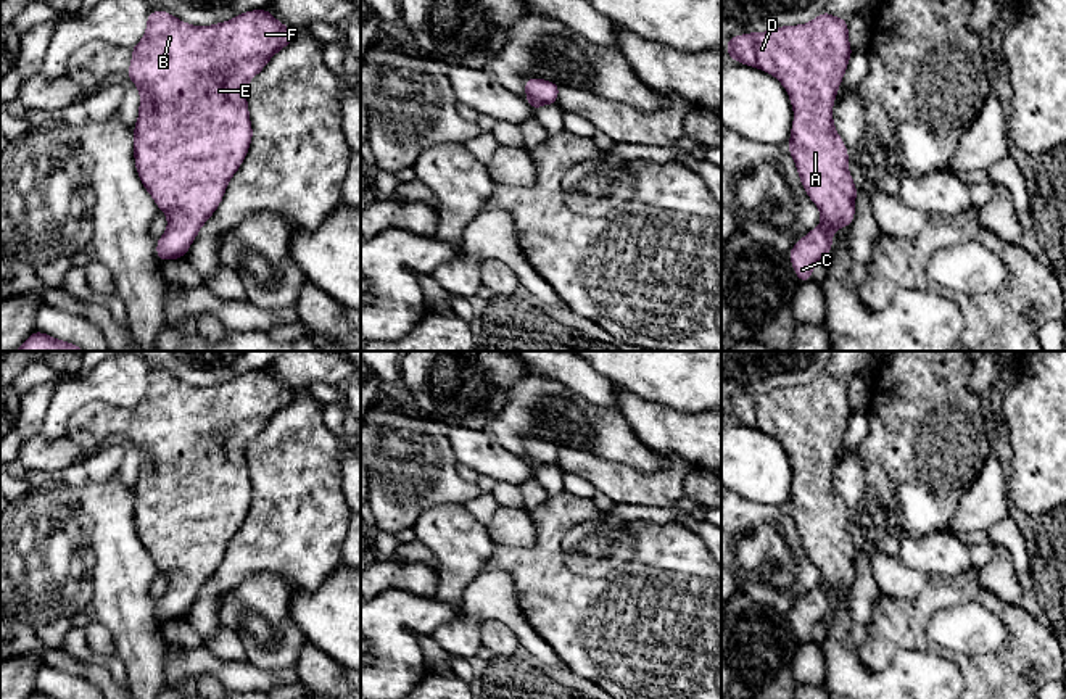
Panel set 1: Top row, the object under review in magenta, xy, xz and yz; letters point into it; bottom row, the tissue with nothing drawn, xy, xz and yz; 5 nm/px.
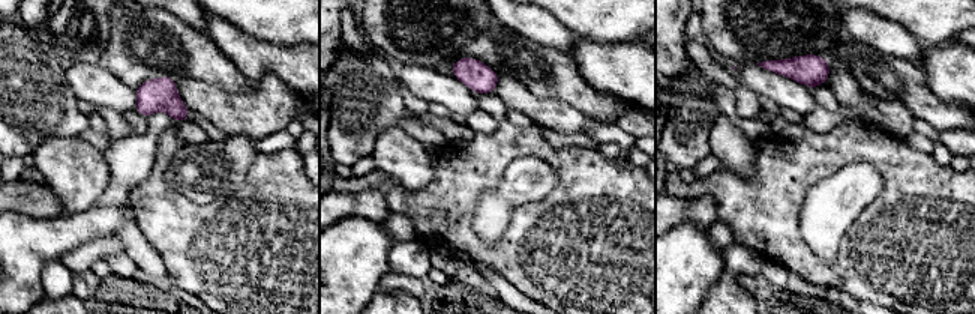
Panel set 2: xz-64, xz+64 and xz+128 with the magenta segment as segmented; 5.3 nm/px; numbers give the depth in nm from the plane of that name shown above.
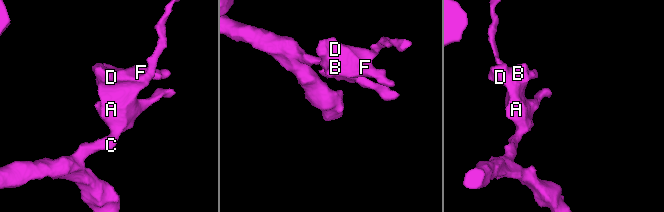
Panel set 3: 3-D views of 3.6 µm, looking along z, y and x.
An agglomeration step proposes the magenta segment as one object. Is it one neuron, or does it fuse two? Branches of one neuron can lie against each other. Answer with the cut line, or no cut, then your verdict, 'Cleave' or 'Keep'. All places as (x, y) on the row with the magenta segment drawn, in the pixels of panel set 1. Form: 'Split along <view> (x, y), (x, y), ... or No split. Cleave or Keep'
No split. Keep

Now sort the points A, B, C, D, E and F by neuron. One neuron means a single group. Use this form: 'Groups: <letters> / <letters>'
Groups: A B C D E F

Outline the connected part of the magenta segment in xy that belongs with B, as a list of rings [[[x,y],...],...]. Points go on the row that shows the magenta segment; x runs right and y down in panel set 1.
[[[264,8],[211,26],[187,24],[164,10],[148,13],[147,32],[130,48],[126,74],[140,92],[134,126],[135,169],[158,209],[167,216],[167,229],[156,242],[161,263],[185,258],[200,229],[219,208],[253,140],[246,87],[295,35]]]

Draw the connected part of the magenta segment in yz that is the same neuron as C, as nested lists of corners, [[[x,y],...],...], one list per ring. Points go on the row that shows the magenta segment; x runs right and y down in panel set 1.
[[[823,11],[807,24],[739,34],[725,45],[729,60],[775,76],[791,98],[789,155],[821,214],[821,224],[787,253],[799,282],[808,282],[815,264],[829,256],[833,234],[850,227],[855,217],[857,185],[833,119],[834,100],[853,53],[849,24]]]

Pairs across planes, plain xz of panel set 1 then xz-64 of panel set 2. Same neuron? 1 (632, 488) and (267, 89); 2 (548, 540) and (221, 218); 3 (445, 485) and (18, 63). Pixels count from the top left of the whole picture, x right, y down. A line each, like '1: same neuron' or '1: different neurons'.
1: same neuron
2: same neuron
3: same neuron

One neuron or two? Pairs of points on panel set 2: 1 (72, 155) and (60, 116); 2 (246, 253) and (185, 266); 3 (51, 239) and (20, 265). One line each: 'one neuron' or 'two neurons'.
1: two neurons
2: one neuron
3: one neuron

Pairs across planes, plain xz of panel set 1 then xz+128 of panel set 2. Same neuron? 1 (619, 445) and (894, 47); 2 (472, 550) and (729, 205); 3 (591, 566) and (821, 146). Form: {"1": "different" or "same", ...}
{"1": "different", "2": "different", "3": "different"}

